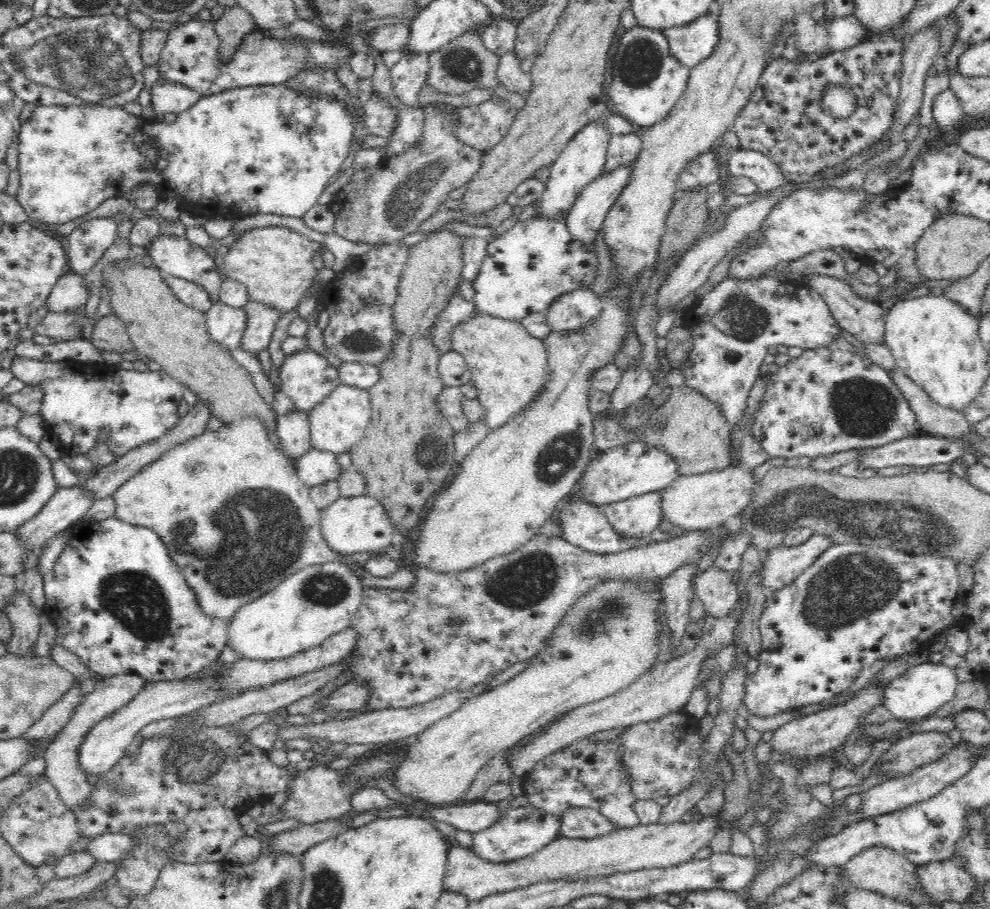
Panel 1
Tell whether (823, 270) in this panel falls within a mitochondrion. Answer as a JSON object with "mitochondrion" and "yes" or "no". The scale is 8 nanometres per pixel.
{"mitochondrion":"no"}

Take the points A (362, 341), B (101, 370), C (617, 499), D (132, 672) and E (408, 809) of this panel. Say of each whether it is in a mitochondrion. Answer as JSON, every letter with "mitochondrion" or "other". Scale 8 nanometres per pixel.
{"A":"mitochondrion","B":"other","C":"other","D":"other","E":"other"}

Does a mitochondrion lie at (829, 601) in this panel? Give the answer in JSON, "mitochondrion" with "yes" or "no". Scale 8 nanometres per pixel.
{"mitochondrion":"yes"}

